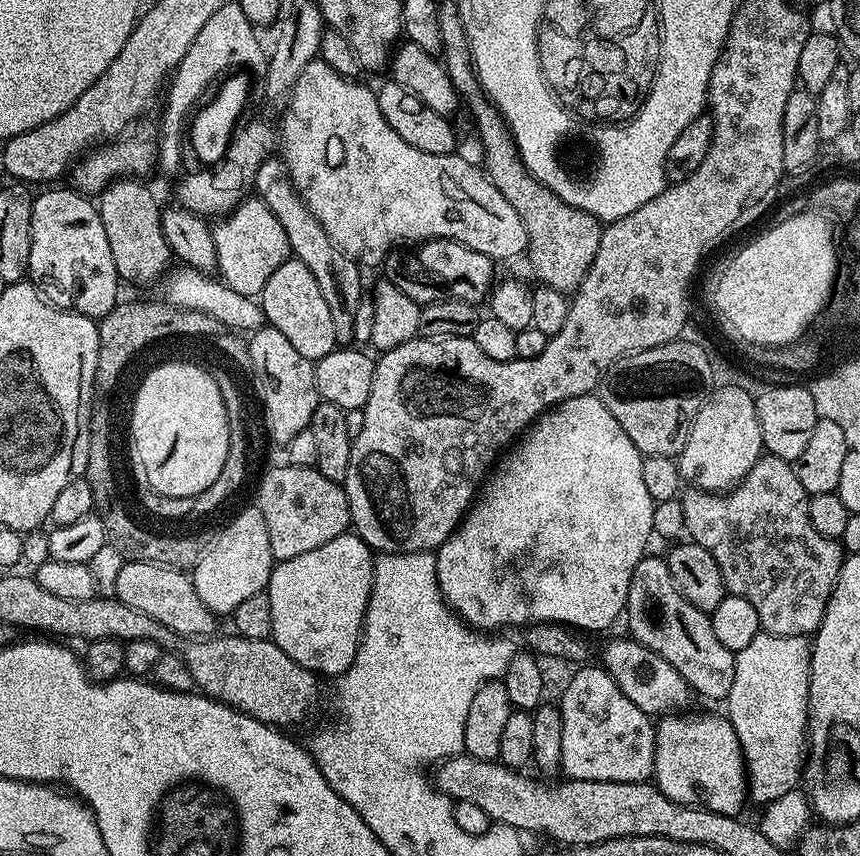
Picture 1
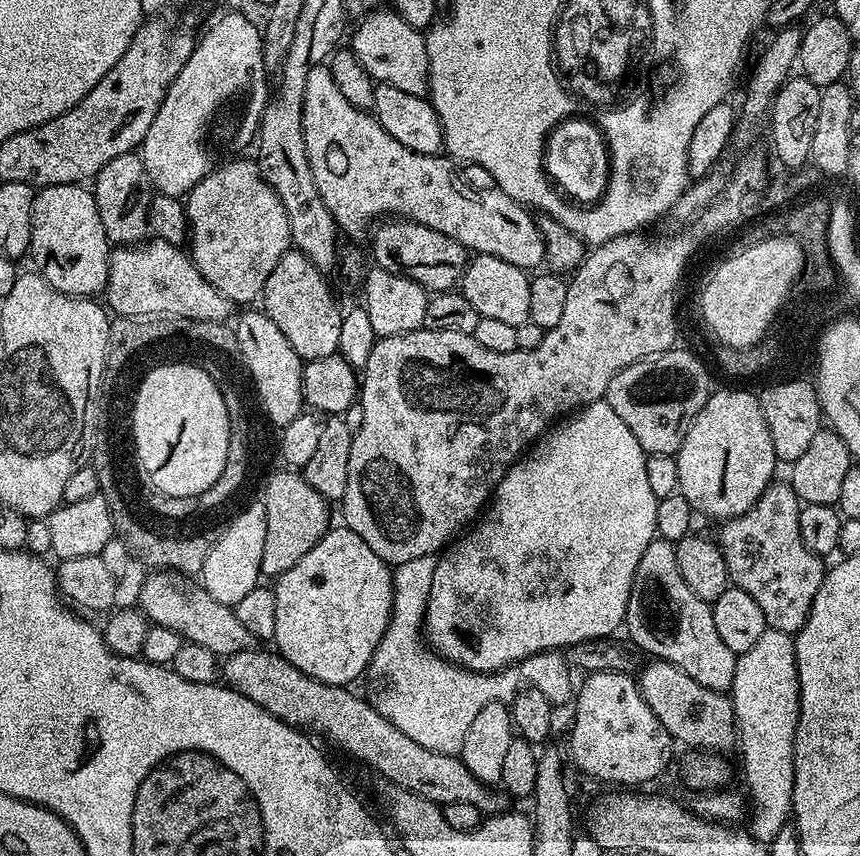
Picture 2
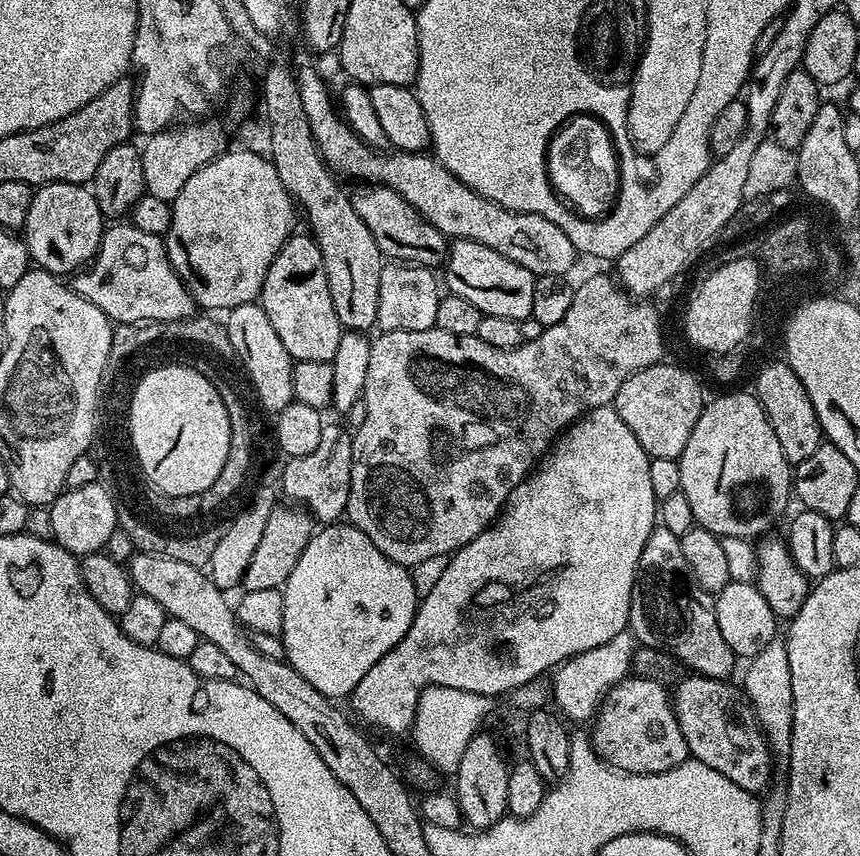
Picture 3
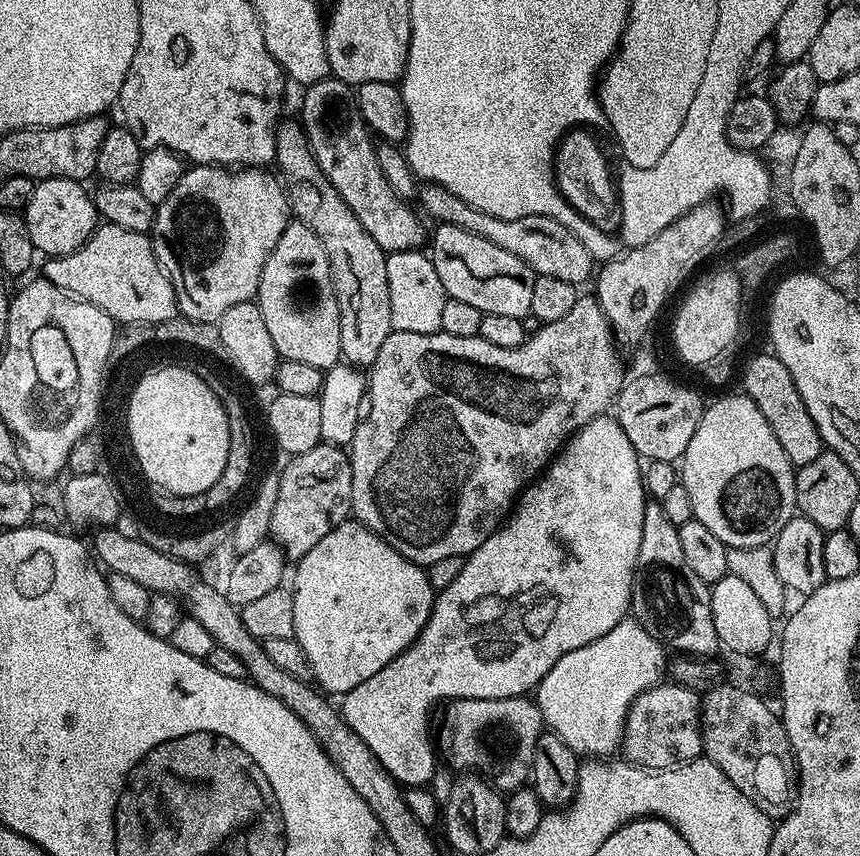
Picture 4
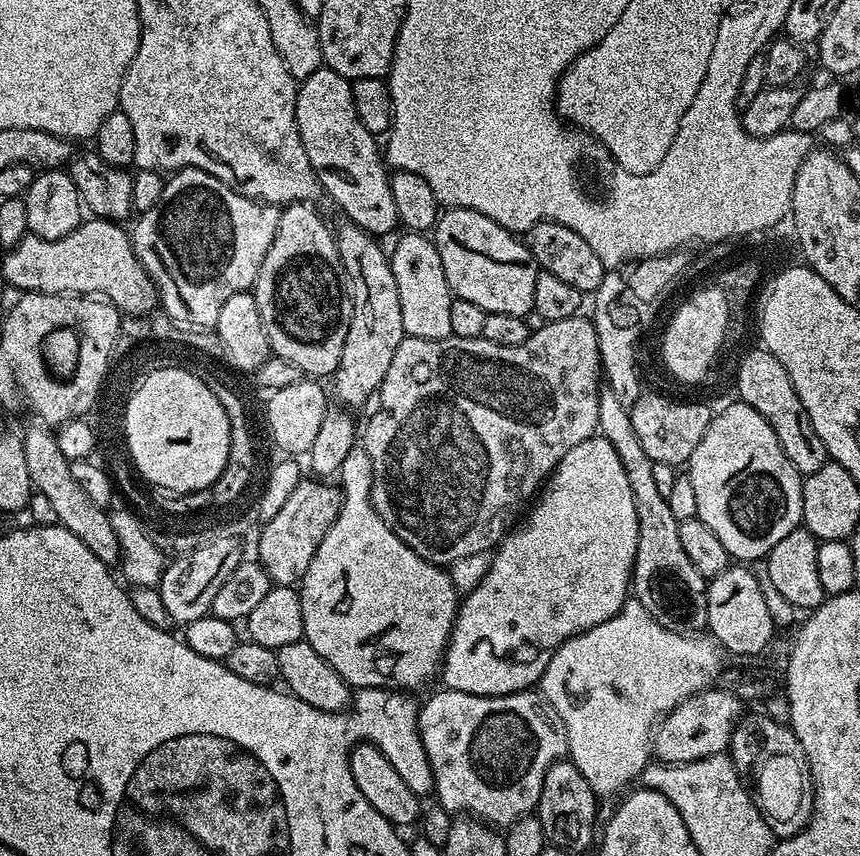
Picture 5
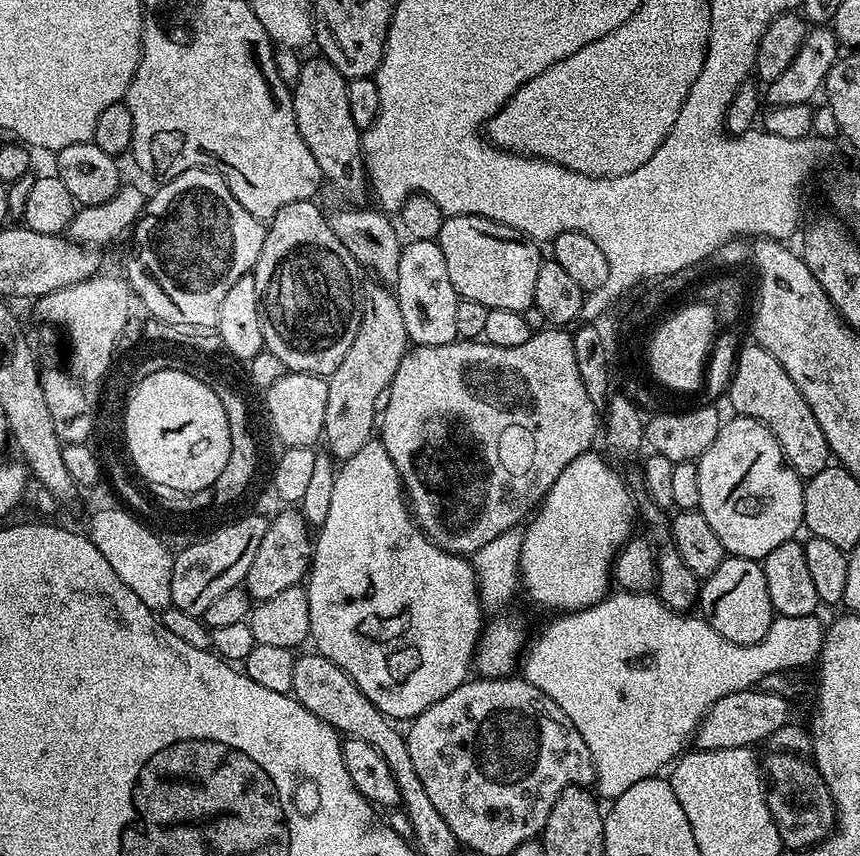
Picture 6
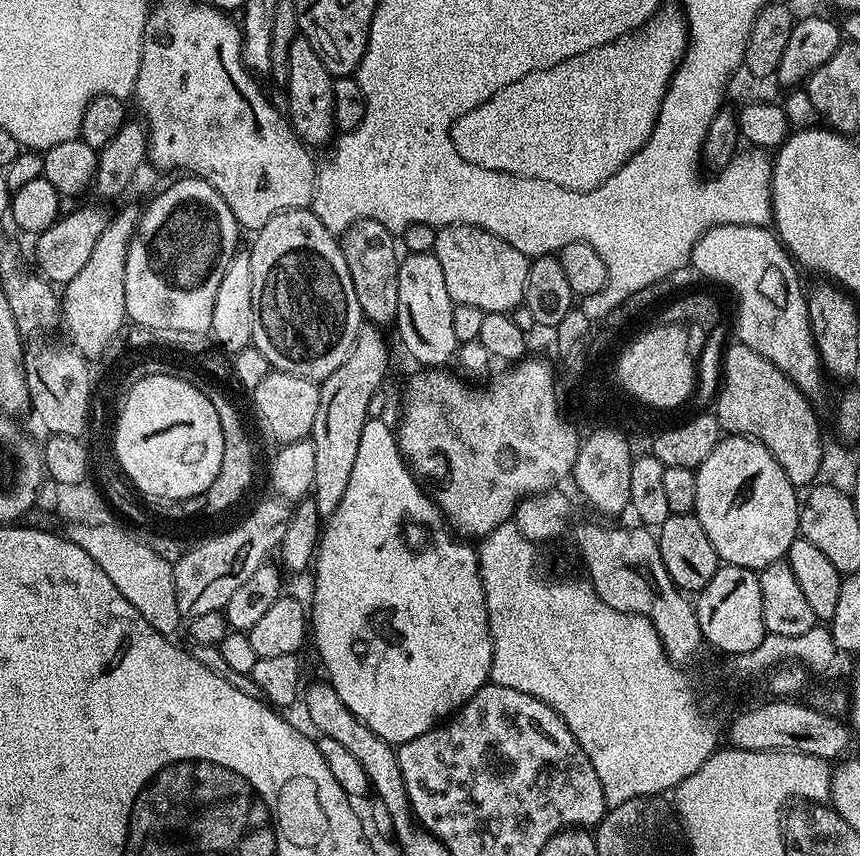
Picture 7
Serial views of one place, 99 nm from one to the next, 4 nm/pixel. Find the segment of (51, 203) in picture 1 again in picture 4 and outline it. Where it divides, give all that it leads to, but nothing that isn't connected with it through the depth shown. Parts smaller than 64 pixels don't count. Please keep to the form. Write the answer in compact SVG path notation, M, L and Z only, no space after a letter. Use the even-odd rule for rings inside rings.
M61 176L41 180L33 187L22 215L30 230L30 242L34 242L37 253L48 258L65 256L78 250L92 237L92 231L98 227L98 213L95 199L84 187L79 180L67 180Z

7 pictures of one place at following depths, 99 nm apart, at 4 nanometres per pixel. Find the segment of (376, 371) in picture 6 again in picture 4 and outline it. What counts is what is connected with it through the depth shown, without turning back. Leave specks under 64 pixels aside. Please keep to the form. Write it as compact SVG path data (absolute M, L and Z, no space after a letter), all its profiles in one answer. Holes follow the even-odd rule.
M281 119L276 125L276 159L279 175L287 191L291 211L301 224L318 234L318 242L330 258L332 279L336 282L336 297L340 303L340 350L343 357L357 366L370 366L382 350L382 342L392 331L390 318L390 286L386 282L384 249L366 234L362 222L354 218L354 210L346 206L342 194L334 190L330 178L322 172L308 145L303 124L295 119Z

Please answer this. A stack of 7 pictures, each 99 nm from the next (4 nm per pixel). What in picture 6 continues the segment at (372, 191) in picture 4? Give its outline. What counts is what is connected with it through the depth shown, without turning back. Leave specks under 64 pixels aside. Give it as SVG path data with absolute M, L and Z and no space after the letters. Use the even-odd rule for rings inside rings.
M305 59L300 66L294 87L291 89L294 118L298 122L298 134L302 134L302 142L310 146L310 154L314 154L314 162L318 162L318 170L325 181L328 180L344 196L360 196L369 187L368 174L364 171L364 153L360 150L362 129L354 126L354 118L350 118L350 105L346 98L348 80L329 60Z

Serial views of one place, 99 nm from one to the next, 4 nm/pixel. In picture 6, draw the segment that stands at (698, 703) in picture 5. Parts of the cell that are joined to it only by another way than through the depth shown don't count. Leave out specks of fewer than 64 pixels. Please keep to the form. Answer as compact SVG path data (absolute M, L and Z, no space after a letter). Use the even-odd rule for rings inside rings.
M749 690L747 692L735 692L726 694L701 720L696 730L694 744L697 749L718 750L719 748L746 748L756 746L759 740L775 734L779 728L784 728L791 718L792 712L789 701L778 694L770 694L763 690Z

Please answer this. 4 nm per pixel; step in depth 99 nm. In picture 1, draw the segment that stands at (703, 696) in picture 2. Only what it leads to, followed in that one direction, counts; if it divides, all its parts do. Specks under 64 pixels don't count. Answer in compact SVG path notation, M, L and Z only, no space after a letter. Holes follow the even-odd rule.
M625 638L625 640L612 640L604 648L604 661L602 667L605 672L614 678L618 690L638 706L638 710L645 712L650 718L660 718L665 714L676 714L687 709L691 700L694 700L694 693L688 687L686 678L666 662L654 650L642 646L637 640Z

